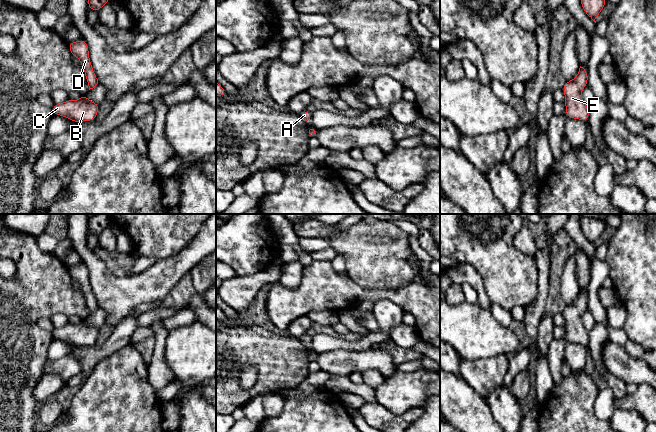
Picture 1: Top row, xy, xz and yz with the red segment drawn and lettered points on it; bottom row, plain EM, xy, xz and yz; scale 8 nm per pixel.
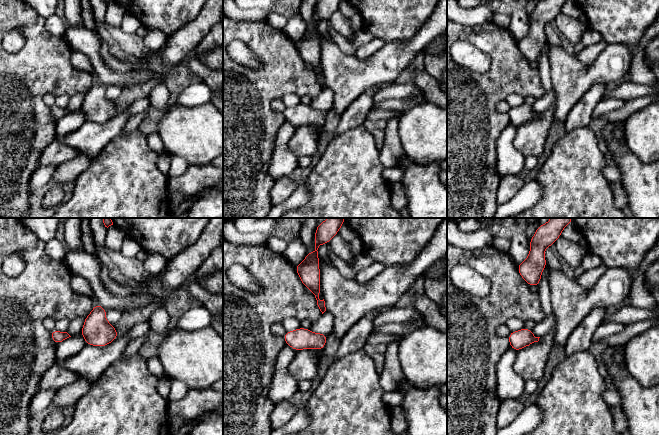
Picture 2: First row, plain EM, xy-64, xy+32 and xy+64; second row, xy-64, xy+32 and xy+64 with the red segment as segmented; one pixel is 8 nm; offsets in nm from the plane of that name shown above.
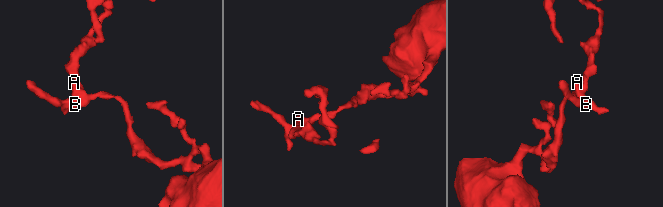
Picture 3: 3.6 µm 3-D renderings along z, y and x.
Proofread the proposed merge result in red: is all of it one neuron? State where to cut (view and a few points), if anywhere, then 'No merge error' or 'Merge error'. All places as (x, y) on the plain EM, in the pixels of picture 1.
No split. No merge error

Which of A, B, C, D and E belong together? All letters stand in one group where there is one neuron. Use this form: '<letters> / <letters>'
A B C D E

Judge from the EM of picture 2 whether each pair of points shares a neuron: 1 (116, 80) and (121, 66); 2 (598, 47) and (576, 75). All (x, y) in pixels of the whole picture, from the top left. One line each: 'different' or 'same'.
1: different
2: different

